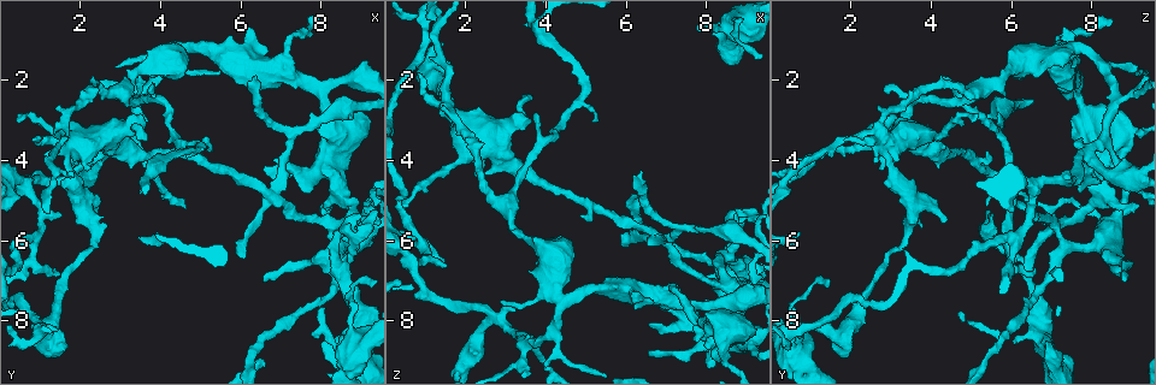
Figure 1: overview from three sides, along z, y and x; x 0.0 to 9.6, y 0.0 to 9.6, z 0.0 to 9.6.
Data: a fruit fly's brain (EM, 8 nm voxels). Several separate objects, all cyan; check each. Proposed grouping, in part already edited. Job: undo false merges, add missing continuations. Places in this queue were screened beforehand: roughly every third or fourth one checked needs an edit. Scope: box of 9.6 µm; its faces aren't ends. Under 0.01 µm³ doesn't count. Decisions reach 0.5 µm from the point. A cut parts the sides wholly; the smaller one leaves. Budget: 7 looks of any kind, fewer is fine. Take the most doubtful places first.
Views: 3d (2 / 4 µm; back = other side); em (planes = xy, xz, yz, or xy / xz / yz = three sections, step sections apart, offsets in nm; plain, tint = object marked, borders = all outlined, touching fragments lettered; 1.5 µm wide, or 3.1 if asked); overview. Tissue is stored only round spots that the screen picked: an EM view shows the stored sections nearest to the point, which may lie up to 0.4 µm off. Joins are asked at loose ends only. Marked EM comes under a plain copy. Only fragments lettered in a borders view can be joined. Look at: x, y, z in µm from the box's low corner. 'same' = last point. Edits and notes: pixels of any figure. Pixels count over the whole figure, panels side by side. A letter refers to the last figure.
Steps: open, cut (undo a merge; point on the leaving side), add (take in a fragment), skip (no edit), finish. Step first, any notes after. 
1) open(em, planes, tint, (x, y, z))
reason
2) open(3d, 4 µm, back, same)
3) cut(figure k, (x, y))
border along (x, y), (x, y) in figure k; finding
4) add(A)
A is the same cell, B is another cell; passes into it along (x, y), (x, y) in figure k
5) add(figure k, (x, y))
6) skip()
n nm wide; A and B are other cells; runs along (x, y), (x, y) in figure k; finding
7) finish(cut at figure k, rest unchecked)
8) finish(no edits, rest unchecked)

open(em, planes, borders, (8.55, 5.70, 7.10))

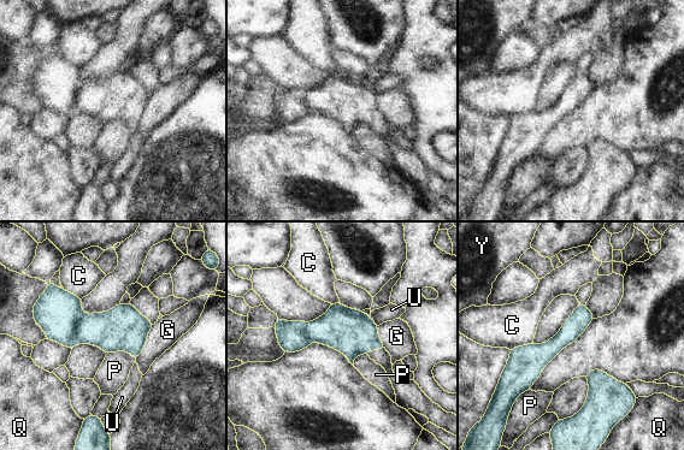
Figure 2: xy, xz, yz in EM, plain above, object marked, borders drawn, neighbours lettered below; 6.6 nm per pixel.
cut(figure 2, (58, 312))
300 nm wide; G touches over 280 nm; C, G, P, Q, U and Y are other cells; two neurons meet here

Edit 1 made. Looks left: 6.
open(3d, 4 µm, (1.50, 5.35, 6.65))
an open end

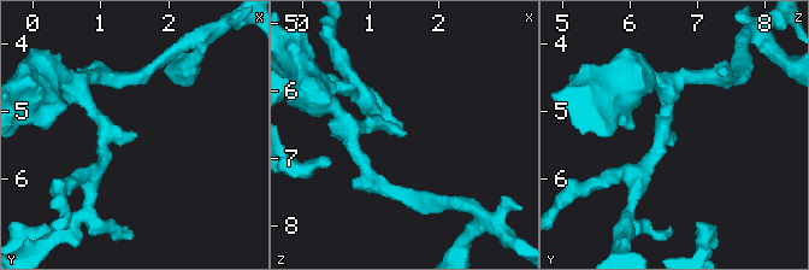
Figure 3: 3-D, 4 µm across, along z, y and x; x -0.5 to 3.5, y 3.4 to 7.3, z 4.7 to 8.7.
open(em, planes, borders, (1.55, 5.30, 6.65))
arms of 200, 200 nm; shape alone is not enough

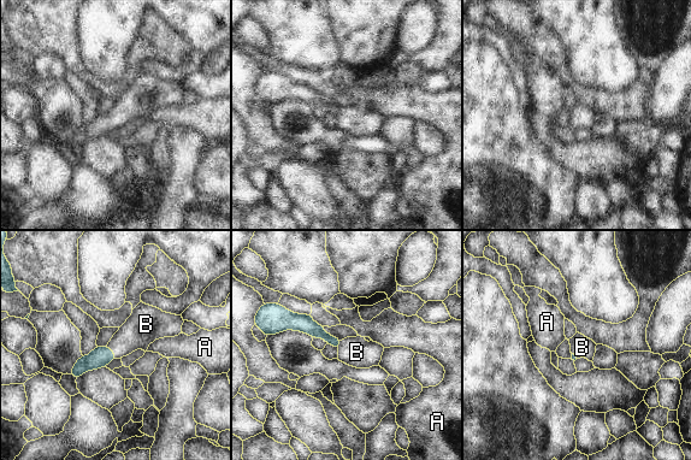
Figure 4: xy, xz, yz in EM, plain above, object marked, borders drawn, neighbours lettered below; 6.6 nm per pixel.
add(B)
B is the same cell, A is another cell; passes into it along (100, 357), (112, 352), (141, 329) in figure 4; it goes on there

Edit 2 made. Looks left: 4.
open(overview)
redraw

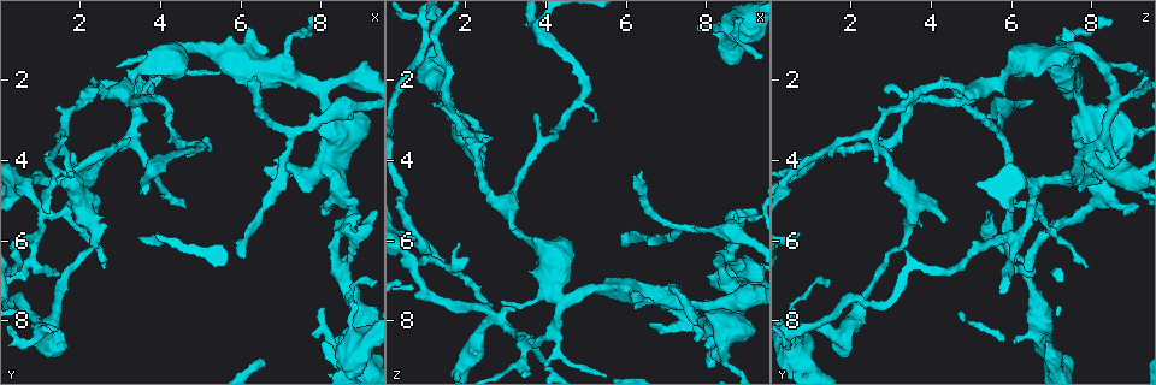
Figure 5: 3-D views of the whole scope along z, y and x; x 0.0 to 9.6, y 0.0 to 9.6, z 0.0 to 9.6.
open(3d, 4 µm, (2.65, 6.70, 7.80))
thin end

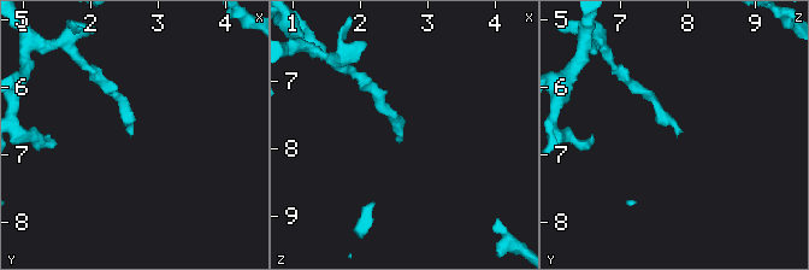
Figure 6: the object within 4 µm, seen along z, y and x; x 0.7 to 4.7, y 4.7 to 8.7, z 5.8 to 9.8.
open(em, planes, borders, (2.65, 6.70, 7.85))
need the tissue

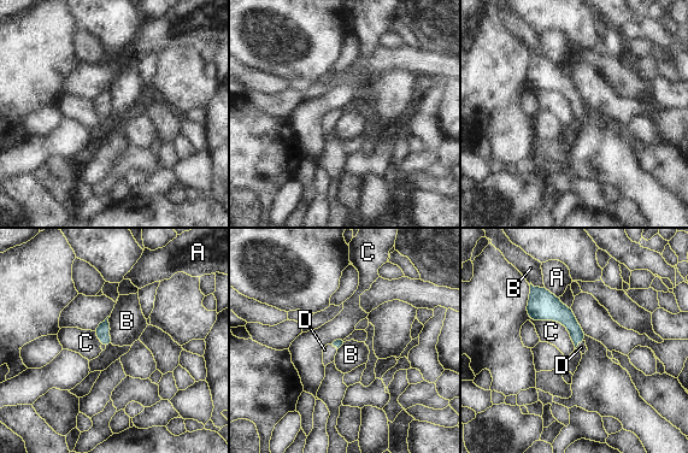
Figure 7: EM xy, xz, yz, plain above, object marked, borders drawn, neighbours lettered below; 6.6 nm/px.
add(D)
D is the same cell, A, B and C are other cells; passes into it along (558, 312), (578, 343), (581, 347) in figure 7; it goes on there

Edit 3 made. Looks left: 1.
finish(cut at figure 2, add at figure 4, add at figure 7, rest unchecked)

